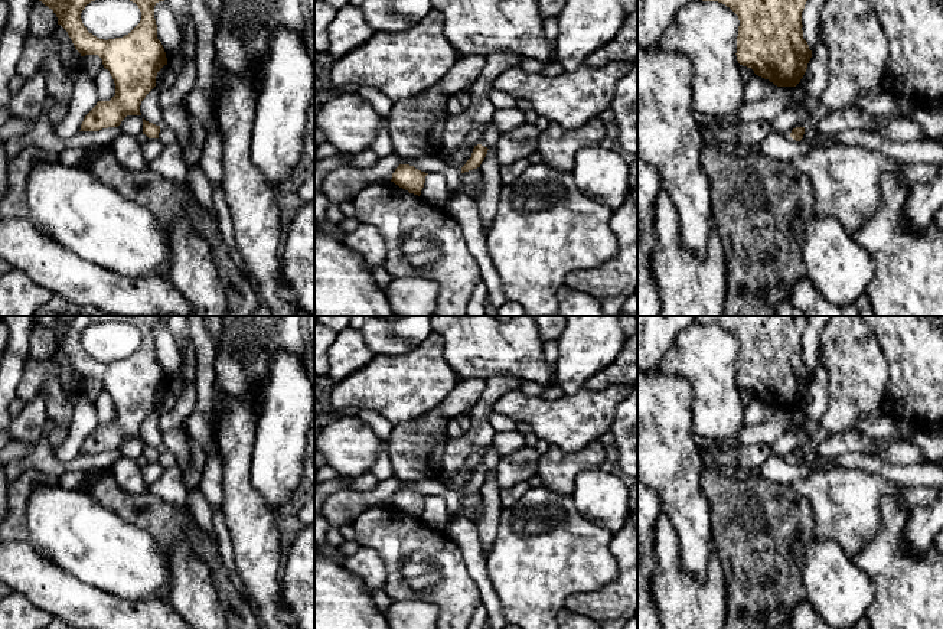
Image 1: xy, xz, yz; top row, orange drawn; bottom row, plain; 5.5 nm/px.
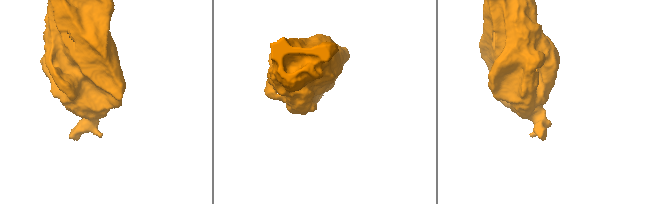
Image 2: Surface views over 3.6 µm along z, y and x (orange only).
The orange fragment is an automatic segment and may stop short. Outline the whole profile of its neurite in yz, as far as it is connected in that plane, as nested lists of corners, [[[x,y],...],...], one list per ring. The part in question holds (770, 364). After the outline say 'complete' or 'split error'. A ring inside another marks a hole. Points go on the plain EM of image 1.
[[[696,316],[696,322],[722,326],[738,339],[735,378],[740,388],[777,410],[796,410],[800,405],[812,381],[802,353],[807,316]]] | complete

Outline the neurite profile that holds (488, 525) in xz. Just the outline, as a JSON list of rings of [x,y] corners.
[[[489,472],[480,488],[484,502],[484,516],[477,522],[480,544],[486,558],[493,547],[493,541],[497,534],[499,516],[502,512],[499,491],[495,472]]]

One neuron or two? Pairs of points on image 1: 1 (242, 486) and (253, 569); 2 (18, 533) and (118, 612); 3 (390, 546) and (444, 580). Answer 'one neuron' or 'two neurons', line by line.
1: one neuron
2: two neurons
3: one neuron

